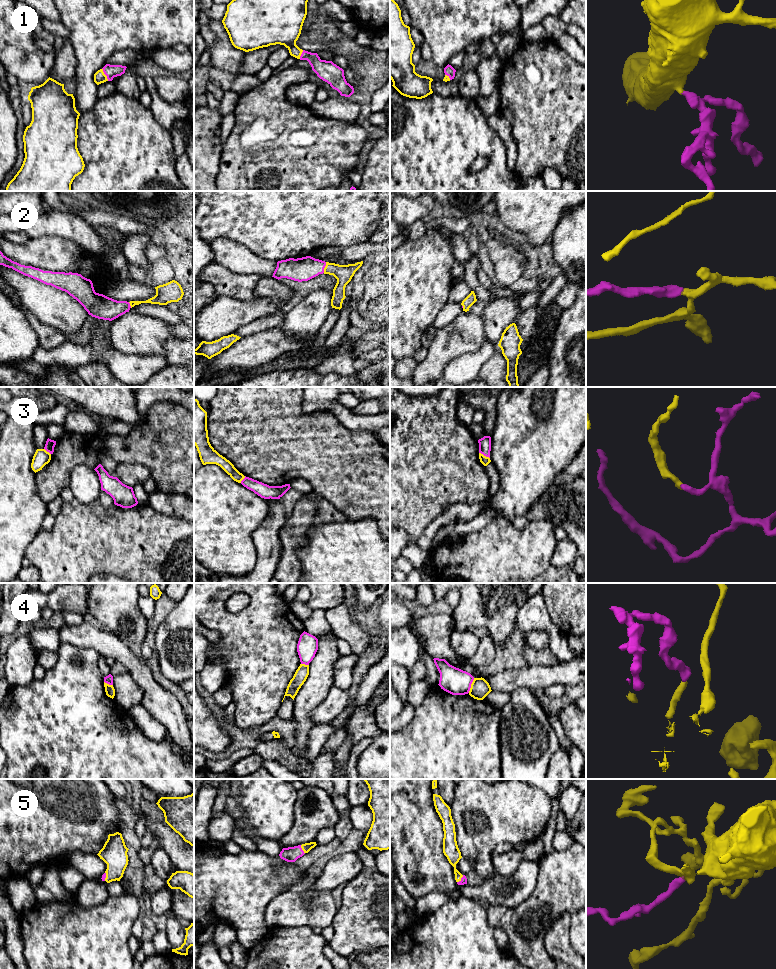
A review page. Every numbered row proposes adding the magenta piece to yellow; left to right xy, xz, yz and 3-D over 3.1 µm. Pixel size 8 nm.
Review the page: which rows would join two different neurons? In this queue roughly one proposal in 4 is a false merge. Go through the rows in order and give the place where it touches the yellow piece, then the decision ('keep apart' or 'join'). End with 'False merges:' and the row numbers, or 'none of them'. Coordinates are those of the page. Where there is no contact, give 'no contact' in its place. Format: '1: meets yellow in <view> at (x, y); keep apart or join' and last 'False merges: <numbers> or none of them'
1: meets yellow in xy at (104, 74); join
2: meets yellow in xz at (325, 267); join
3: meets yellow in yz at (483, 455); keep apart
4: meets yellow in yz at (471, 685); keep apart
5: meets yellow in yz at (460, 879); join
False merges: 3, 4

